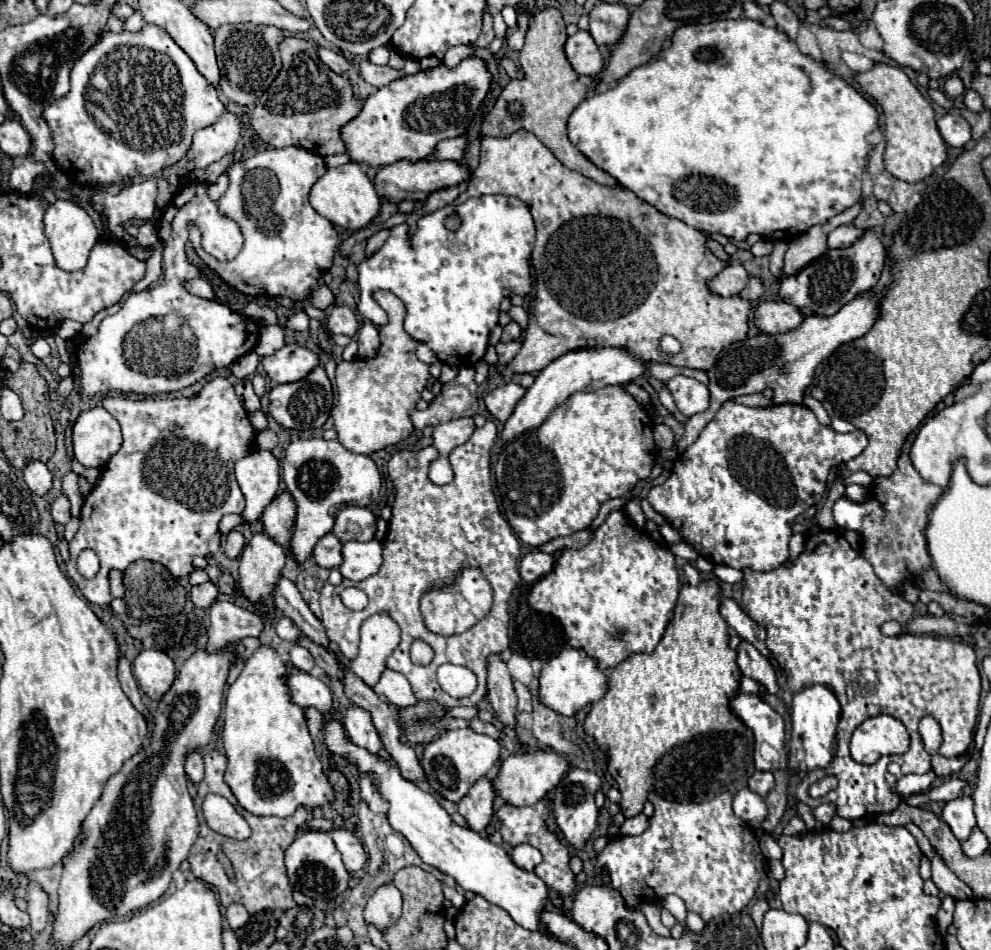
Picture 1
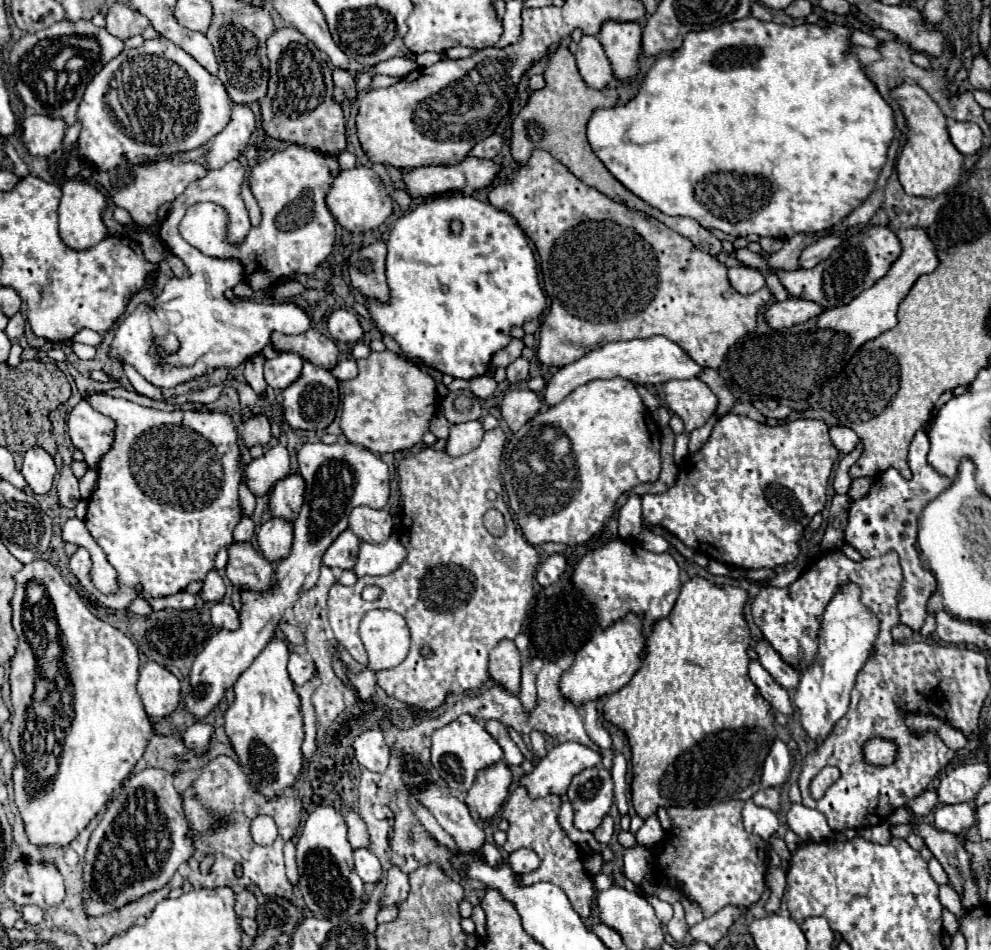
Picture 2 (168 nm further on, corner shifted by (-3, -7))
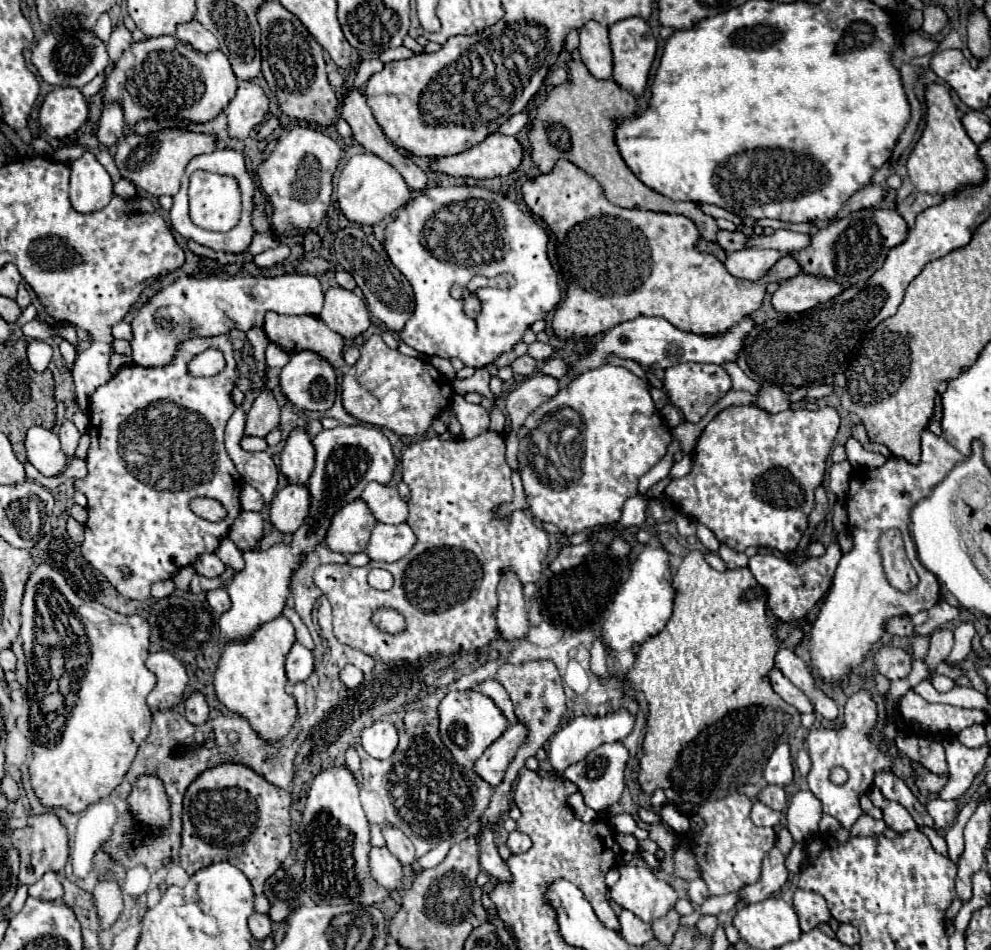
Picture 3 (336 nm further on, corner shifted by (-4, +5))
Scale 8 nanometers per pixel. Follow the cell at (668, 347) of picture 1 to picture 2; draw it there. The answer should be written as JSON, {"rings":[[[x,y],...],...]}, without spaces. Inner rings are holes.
{"rings":[[[654,336],[648,340],[610,342],[602,348],[588,352],[586,356],[578,358],[576,362],[562,366],[548,380],[546,388],[542,390],[542,400],[546,406],[556,406],[578,386],[582,386],[590,380],[598,380],[598,378],[624,378],[624,380],[630,380],[632,384],[664,384],[674,378],[694,378],[702,370],[704,368],[698,366],[676,342],[672,342],[664,336]]]}

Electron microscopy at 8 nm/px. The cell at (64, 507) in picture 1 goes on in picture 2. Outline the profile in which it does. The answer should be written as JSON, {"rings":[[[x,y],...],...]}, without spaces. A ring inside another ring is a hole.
{"rings":[[[64,466],[62,472],[60,472],[60,480],[56,484],[56,490],[58,490],[58,500],[64,508],[70,508],[74,510],[74,506],[78,504],[80,500],[80,492],[78,492],[78,480],[74,478],[70,466]]]}

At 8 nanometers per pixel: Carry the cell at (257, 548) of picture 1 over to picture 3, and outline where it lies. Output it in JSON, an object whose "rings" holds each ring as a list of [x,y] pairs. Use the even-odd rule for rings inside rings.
{"rings":[[[287,484],[277,494],[269,508],[271,522],[281,532],[297,532],[309,516],[309,488],[307,484]]]}

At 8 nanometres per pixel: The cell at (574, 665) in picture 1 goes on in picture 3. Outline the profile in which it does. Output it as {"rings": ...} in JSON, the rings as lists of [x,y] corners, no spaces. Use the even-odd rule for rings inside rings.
{"rings":[[[659,542],[645,544],[637,560],[631,564],[631,574],[615,596],[611,608],[603,620],[603,640],[607,646],[619,654],[631,648],[635,642],[645,642],[647,638],[661,632],[673,612],[673,572],[671,572],[671,554]]]}

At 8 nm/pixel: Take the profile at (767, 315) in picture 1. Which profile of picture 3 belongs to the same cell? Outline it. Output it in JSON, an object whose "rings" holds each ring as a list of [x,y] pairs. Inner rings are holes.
{"rings":[[[799,274],[785,280],[771,296],[771,304],[781,314],[799,314],[827,302],[843,292],[843,286],[823,276]]]}

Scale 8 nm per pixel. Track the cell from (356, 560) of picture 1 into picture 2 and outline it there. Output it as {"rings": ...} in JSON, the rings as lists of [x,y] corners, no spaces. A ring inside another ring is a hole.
{"rings":[[[392,534],[384,544],[360,544],[358,562],[354,566],[354,574],[362,576],[382,576],[394,572],[402,560],[406,558],[406,550],[400,544],[398,536]]]}

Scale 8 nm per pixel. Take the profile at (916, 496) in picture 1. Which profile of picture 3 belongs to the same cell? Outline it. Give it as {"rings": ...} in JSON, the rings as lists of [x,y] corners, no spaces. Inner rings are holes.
{"rings":[[[925,430],[923,436],[921,436],[921,462],[917,466],[905,462],[903,458],[899,460],[887,460],[885,466],[881,468],[875,468],[875,470],[861,470],[857,472],[851,482],[849,482],[849,494],[847,494],[847,516],[849,516],[849,532],[853,536],[853,548],[851,552],[843,554],[837,570],[835,570],[835,576],[833,576],[833,584],[831,584],[831,590],[829,590],[829,596],[819,612],[819,616],[815,618],[813,626],[811,626],[811,664],[813,664],[813,670],[817,674],[819,680],[823,680],[825,684],[835,684],[839,680],[845,680],[851,670],[855,666],[859,666],[867,652],[871,650],[871,646],[875,642],[879,642],[879,638],[883,636],[885,628],[885,620],[893,618],[893,616],[913,616],[921,610],[929,610],[933,604],[937,604],[939,600],[939,582],[935,578],[935,574],[931,574],[917,558],[917,550],[915,550],[915,544],[909,536],[909,510],[921,500],[925,498],[949,472],[955,464],[963,462],[965,456],[961,456],[961,452],[957,452],[943,436],[935,436],[931,430]],[[889,528],[897,528],[901,530],[903,534],[903,540],[905,540],[905,550],[907,550],[907,556],[909,560],[913,562],[913,568],[917,570],[919,574],[919,584],[909,590],[909,592],[901,592],[897,588],[893,588],[885,574],[883,574],[883,564],[881,564],[881,554],[879,554],[879,538],[885,530]]]}

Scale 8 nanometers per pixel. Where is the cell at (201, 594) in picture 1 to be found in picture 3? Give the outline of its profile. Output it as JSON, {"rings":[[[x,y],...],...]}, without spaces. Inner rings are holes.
{"rings":[[[211,552],[211,554],[201,554],[195,560],[193,568],[195,568],[195,572],[199,572],[199,574],[203,574],[207,578],[217,578],[217,576],[223,574],[225,564],[219,560],[219,556],[215,552]]]}

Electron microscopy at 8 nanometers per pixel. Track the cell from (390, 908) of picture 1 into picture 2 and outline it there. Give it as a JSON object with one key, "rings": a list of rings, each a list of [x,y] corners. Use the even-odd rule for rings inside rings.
{"rings":[[[396,866],[388,870],[388,876],[386,876],[386,888],[384,888],[384,894],[382,894],[382,900],[380,900],[380,906],[386,908],[386,906],[400,906],[406,896],[408,896],[408,874],[400,872]]]}

